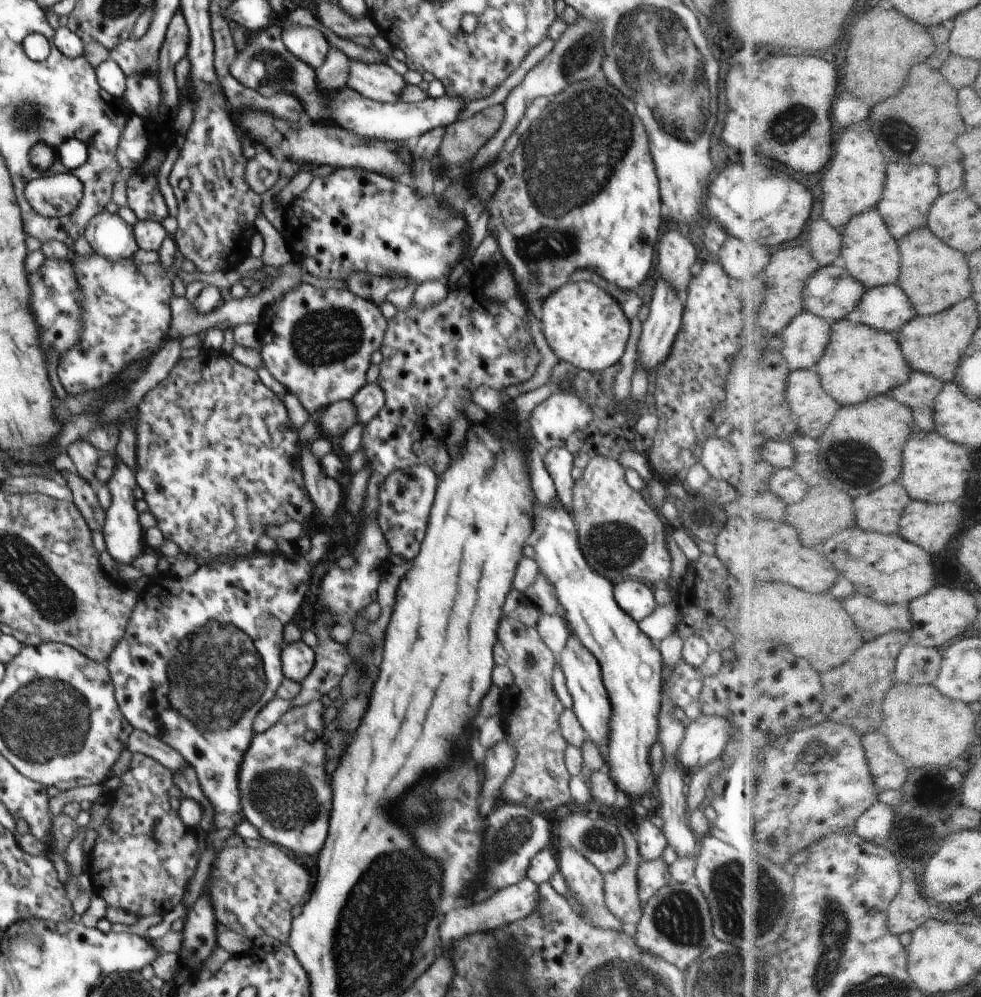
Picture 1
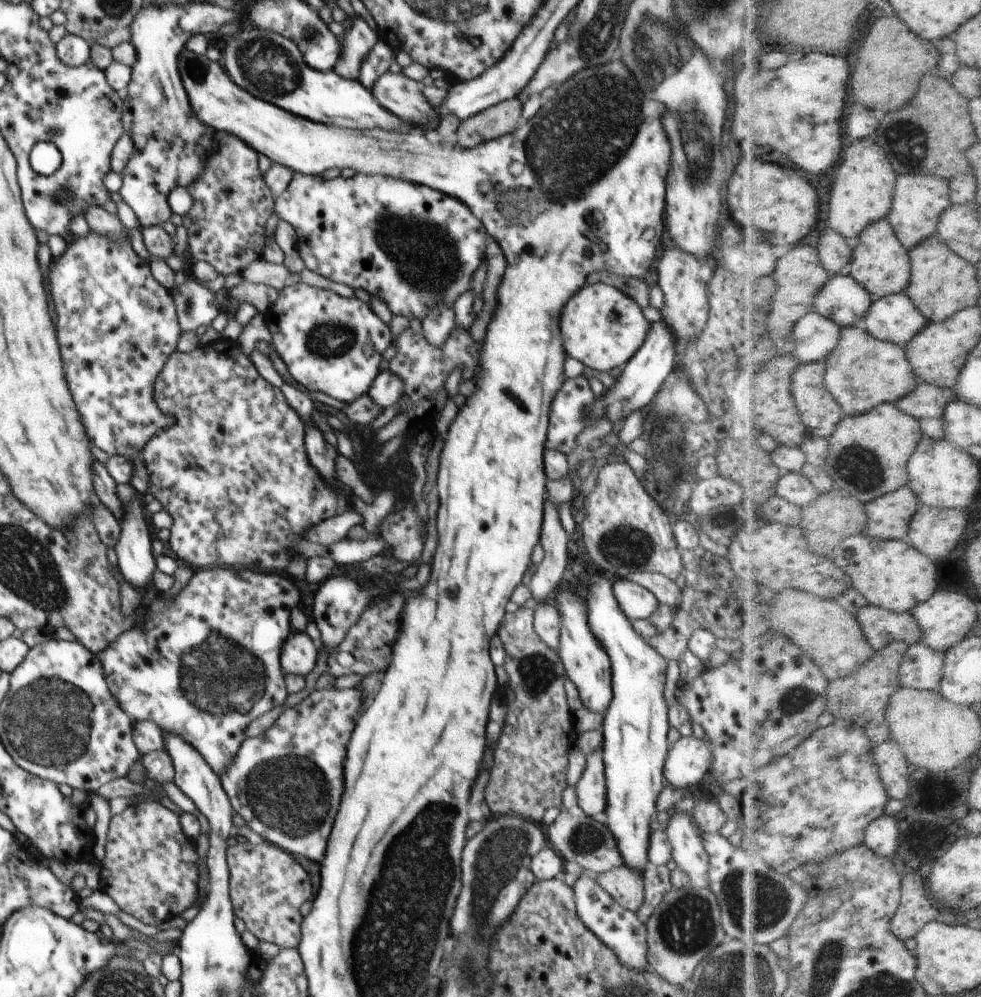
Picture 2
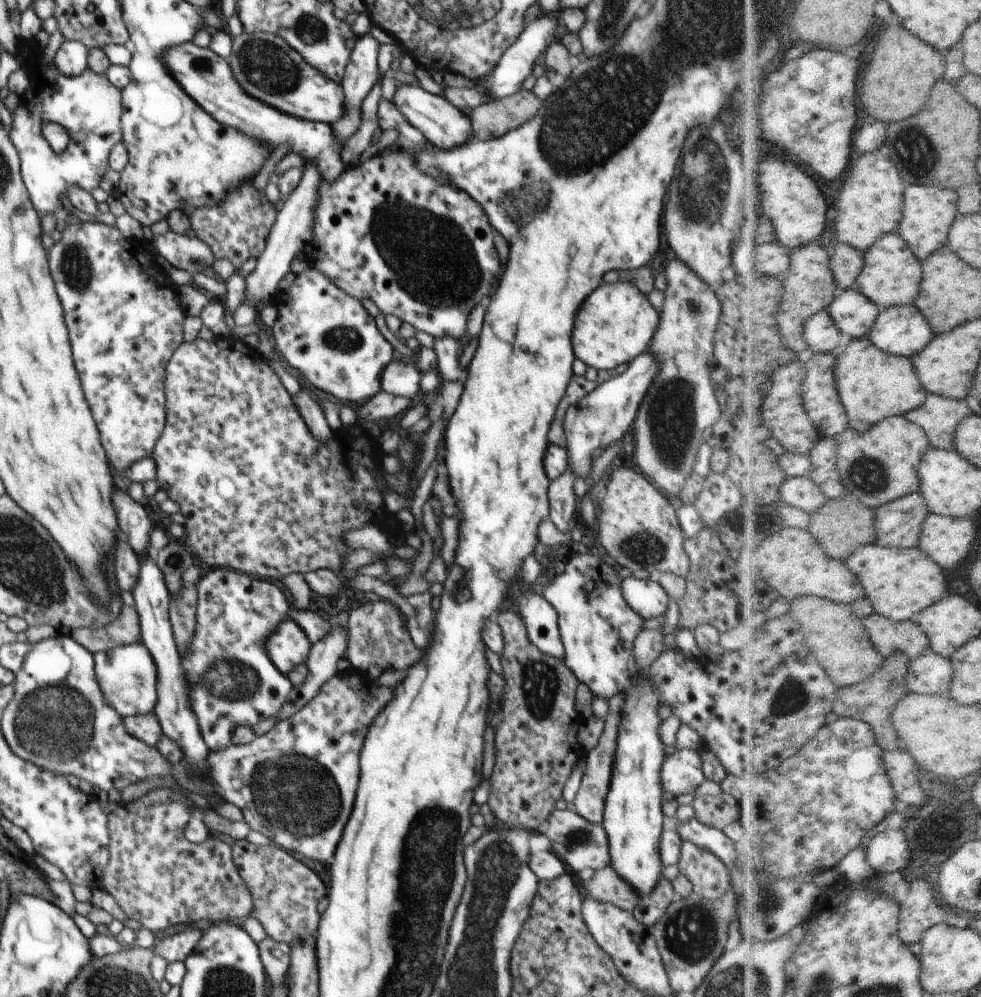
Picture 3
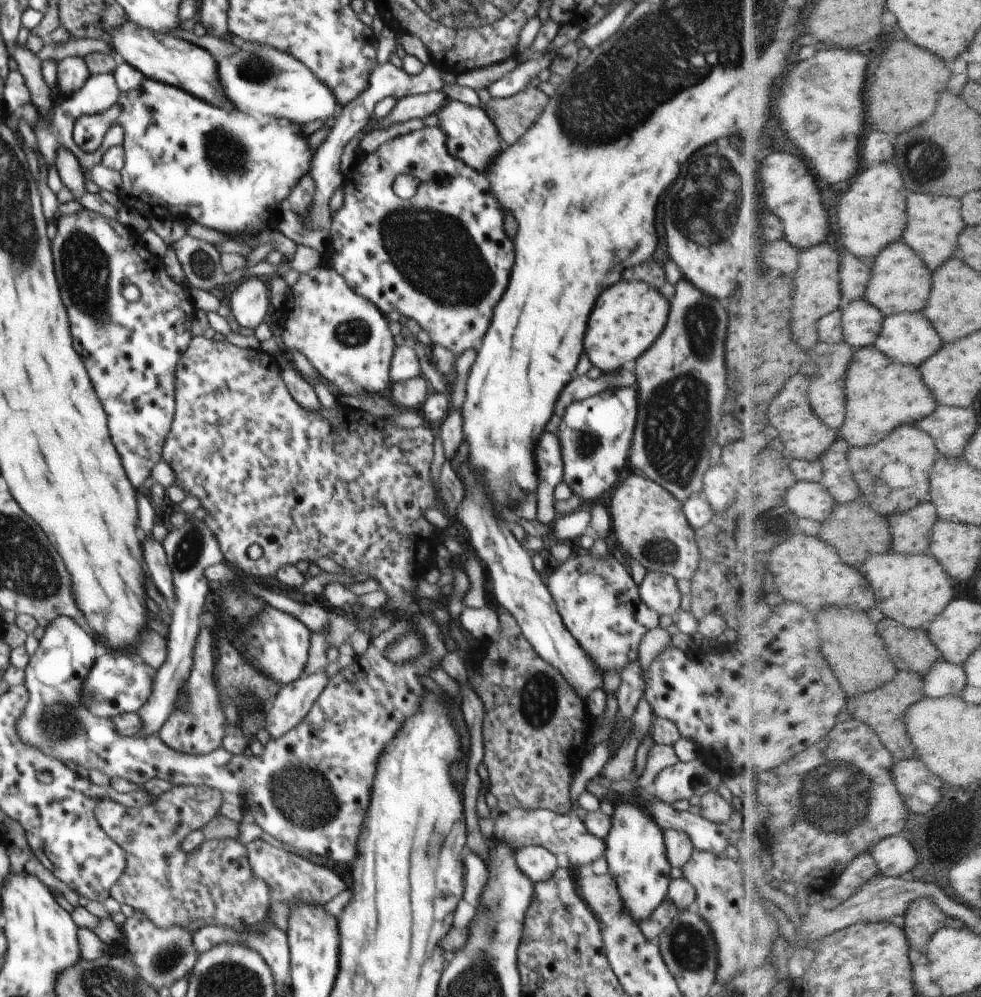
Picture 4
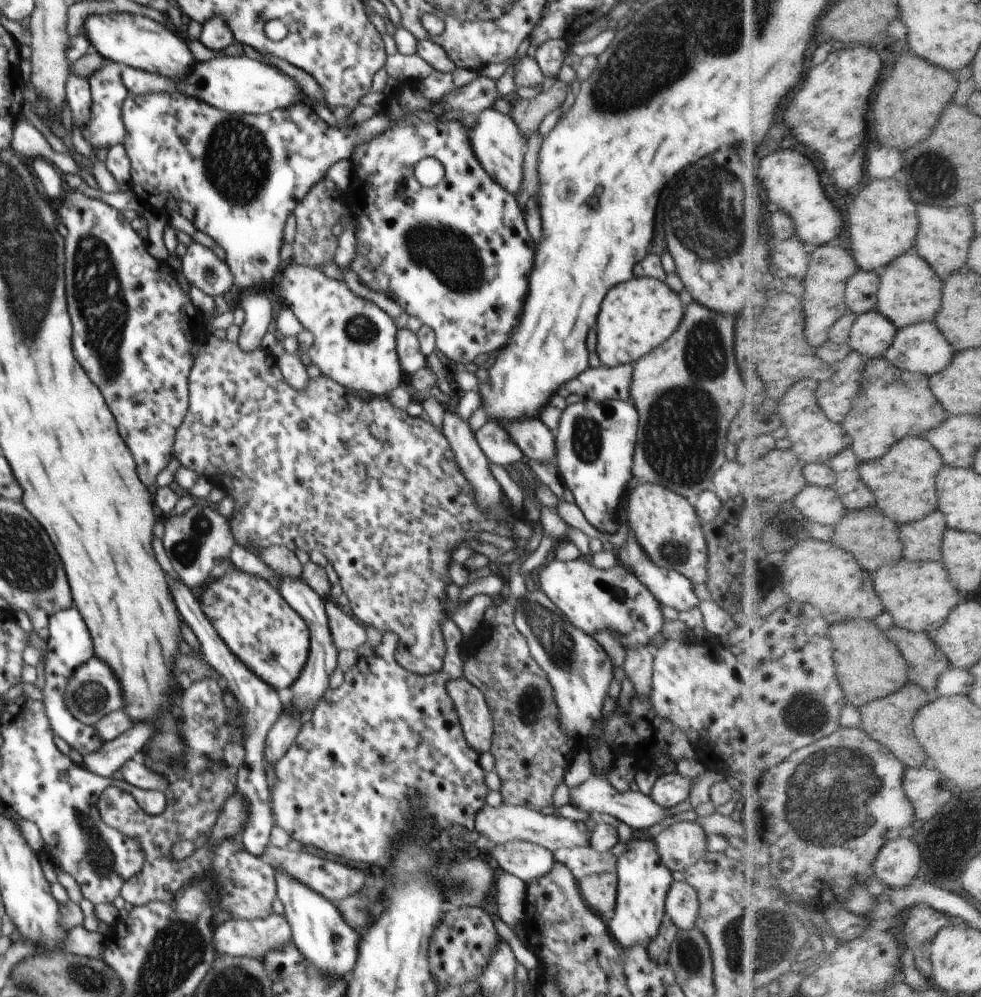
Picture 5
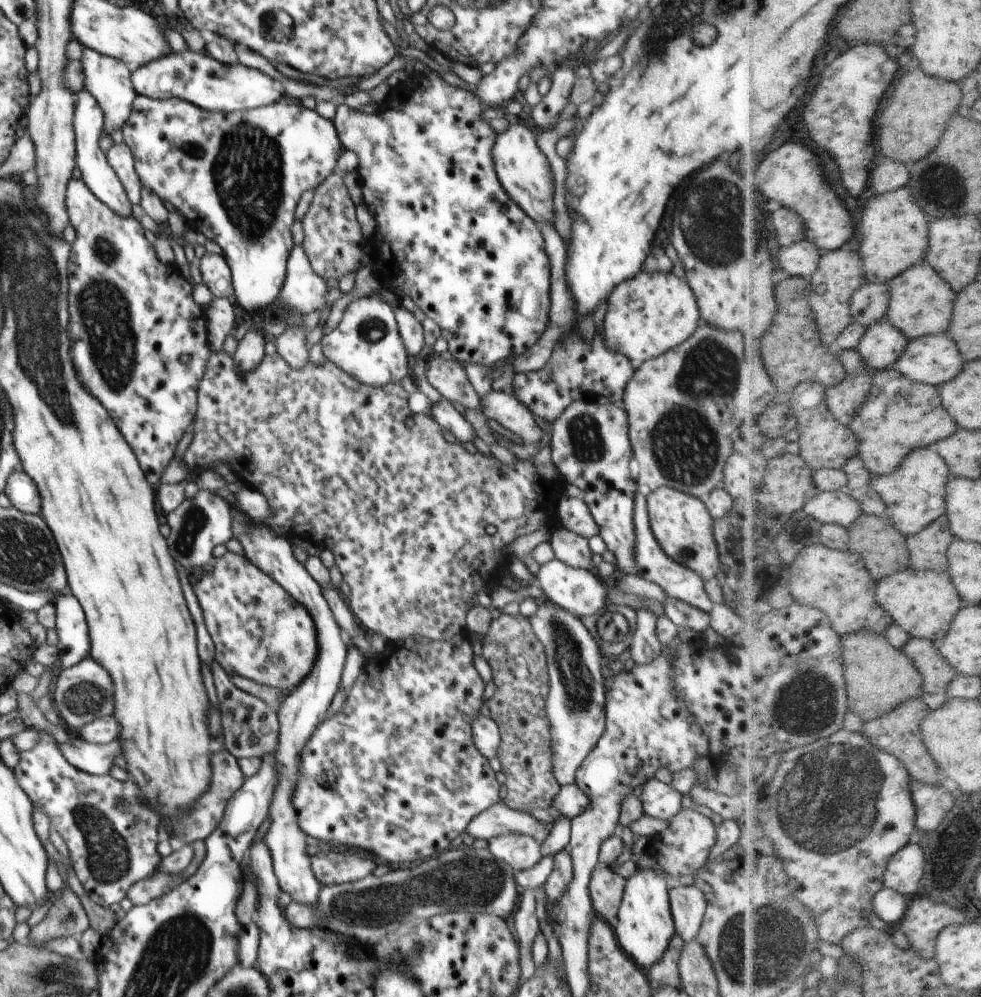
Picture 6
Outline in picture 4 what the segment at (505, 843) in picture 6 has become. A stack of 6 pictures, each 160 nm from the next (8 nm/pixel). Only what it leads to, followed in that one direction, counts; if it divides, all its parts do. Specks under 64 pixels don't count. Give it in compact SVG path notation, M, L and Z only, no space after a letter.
M527 845L514 850L514 860L534 883L549 880L563 864L552 852L538 845Z

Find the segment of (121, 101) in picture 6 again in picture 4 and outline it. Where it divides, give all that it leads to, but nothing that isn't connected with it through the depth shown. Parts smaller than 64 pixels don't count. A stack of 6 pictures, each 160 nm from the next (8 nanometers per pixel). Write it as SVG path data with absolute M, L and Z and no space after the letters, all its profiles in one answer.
M112 73L94 74L91 75L88 80L84 82L84 86L82 86L80 90L76 90L74 94L67 96L64 95L64 92L60 91L59 94L62 95L62 102L52 106L52 114L50 114L50 118L44 118L38 111L39 119L38 122L32 126L32 130L36 137L38 151L47 168L52 164L55 164L56 154L58 154L60 146L68 148L68 150L76 156L81 168L83 170L88 170L88 168L100 164L104 154L110 148L123 144L124 132L119 125L112 126L108 132L106 132L106 136L104 136L104 146L100 146L95 152L84 152L80 146L76 146L76 142L72 139L74 122L76 122L80 116L101 114L108 111L116 105L121 93L122 92L118 89Z

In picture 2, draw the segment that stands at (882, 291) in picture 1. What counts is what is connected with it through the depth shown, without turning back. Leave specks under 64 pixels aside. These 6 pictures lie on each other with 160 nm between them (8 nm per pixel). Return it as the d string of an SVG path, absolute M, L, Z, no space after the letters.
M900 293L875 301L869 317L858 327L870 331L883 341L892 341L908 348L930 323L912 297L908 293Z

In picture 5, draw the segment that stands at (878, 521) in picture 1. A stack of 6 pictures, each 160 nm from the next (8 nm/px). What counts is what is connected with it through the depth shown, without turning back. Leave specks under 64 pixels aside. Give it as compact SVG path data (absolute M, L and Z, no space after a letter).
M941 508L924 520L902 526L907 548L905 558L909 561L942 561L943 544L949 528L946 514Z

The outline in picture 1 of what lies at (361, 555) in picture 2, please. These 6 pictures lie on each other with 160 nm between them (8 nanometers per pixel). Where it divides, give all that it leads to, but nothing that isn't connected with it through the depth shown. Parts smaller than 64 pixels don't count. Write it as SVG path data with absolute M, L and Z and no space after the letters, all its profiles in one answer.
M319 530L318 534L310 536L310 552L304 555L298 554L294 559L285 558L277 551L273 553L255 552L253 555L244 557L201 562L200 566L186 577L178 578L167 574L150 576L146 587L137 598L138 602L128 621L124 636L118 641L106 662L113 682L115 699L122 714L134 729L143 730L145 733L168 743L168 746L175 748L185 758L186 763L193 766L205 797L208 797L211 802L215 818L213 825L217 830L224 827L236 828L246 820L244 810L242 810L242 798L240 798L240 766L242 766L244 754L250 748L255 735L253 724L256 716L268 702L275 698L276 690L285 678L281 662L281 653L284 648L284 628L295 618L298 608L304 604L305 592L310 585L312 567L322 558L326 558L326 552L330 546L332 546L332 538L329 534L324 534L322 530Z

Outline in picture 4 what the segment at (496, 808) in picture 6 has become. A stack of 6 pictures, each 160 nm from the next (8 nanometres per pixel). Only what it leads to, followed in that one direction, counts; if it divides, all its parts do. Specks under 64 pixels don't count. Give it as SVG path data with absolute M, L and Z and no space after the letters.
M576 807L570 808L566 814L556 813L548 809L528 811L526 809L510 809L508 813L500 811L495 820L493 838L507 845L512 850L538 845L552 852L568 867L586 869L591 863L605 856L606 842L592 832L588 832L582 819L579 818Z

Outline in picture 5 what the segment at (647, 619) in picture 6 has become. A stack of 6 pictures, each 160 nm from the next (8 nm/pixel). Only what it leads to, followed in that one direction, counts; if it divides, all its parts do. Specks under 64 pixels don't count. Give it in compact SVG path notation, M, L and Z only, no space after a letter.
M649 645L628 647L625 650L623 668L626 676L634 684L637 697L646 697L648 699L651 694L654 657L654 650Z

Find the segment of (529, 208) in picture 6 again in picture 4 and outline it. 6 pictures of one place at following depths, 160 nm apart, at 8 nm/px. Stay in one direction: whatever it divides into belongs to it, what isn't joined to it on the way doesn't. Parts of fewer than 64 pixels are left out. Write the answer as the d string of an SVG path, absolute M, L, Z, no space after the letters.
M449 99L438 108L438 112L434 112L434 115L439 119L437 127L446 136L448 153L470 166L473 170L484 172L484 168L488 168L492 158L496 154L500 154L500 148L504 143L501 141L496 126L488 120L488 114L485 114L483 108L469 106Z

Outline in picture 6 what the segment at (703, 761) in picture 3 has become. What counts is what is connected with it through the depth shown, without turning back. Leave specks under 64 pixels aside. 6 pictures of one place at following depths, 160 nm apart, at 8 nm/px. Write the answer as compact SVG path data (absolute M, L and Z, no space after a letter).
M650 779L643 786L640 796L643 812L659 818L660 820L670 820L682 810L682 795L671 784Z

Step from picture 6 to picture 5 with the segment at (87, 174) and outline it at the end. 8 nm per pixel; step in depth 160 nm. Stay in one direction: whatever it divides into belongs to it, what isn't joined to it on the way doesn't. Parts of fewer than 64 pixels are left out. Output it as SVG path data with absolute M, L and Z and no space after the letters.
M69 74L65 91L73 124L82 130L91 119L92 99L88 79Z

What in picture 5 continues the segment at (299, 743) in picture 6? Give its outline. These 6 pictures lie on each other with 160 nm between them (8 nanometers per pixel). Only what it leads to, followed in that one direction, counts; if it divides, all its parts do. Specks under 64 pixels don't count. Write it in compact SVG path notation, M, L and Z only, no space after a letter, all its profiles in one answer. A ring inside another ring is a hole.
M277 575L277 578L279 582L279 587L277 589L280 591L280 594L308 625L310 644L306 664L304 665L300 676L297 678L297 681L289 688L290 696L286 700L287 704L284 705L284 708L288 706L292 711L296 710L303 715L308 715L313 711L313 708L317 705L317 702L320 702L320 699L324 696L325 691L330 689L329 682L331 681L331 676L335 672L336 668L338 668L338 652L340 650L333 641L323 597L317 592L314 592L314 590L312 590L312 588L310 588L310 586L308 586L308 584L302 580L302 578L292 578L291 576L284 575ZM284 869L274 870L276 894L284 905L293 944L300 949L304 959L314 963L325 975L333 979L347 978L357 963L361 934L342 918L336 904L303 882L290 877Z

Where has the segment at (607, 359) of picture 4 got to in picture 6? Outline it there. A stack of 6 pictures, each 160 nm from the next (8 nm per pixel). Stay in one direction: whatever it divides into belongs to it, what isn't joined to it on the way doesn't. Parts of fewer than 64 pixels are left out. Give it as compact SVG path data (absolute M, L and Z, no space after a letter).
M640 272L616 286L608 298L606 344L630 360L646 362L690 338L700 323L697 300L686 279L671 272Z

